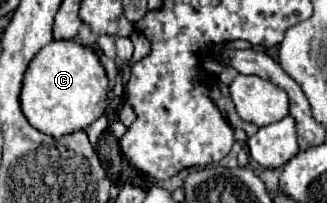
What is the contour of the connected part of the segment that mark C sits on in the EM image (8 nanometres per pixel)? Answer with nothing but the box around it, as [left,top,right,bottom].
[20,40,108,138]

